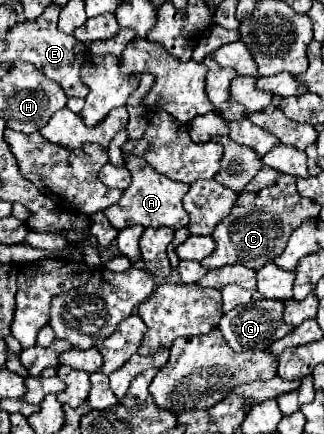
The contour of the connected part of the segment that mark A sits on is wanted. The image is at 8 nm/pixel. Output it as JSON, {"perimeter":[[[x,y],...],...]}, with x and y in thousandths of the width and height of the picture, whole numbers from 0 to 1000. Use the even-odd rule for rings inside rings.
{"perimeter":[[[398,357],[386,371],[392,371],[386,385],[404,394],[404,426],[398,426],[398,435],[380,440],[380,454],[367,468],[355,468],[318,486],[324,500],[336,505],[336,514],[355,528],[441,518],[441,523],[522,523],[522,528],[546,532],[559,523],[577,523],[583,495],[571,491],[559,459],[577,445],[583,426],[528,417],[522,408],[503,408],[497,399],[466,389],[466,380],[454,380],[435,362]]]}

